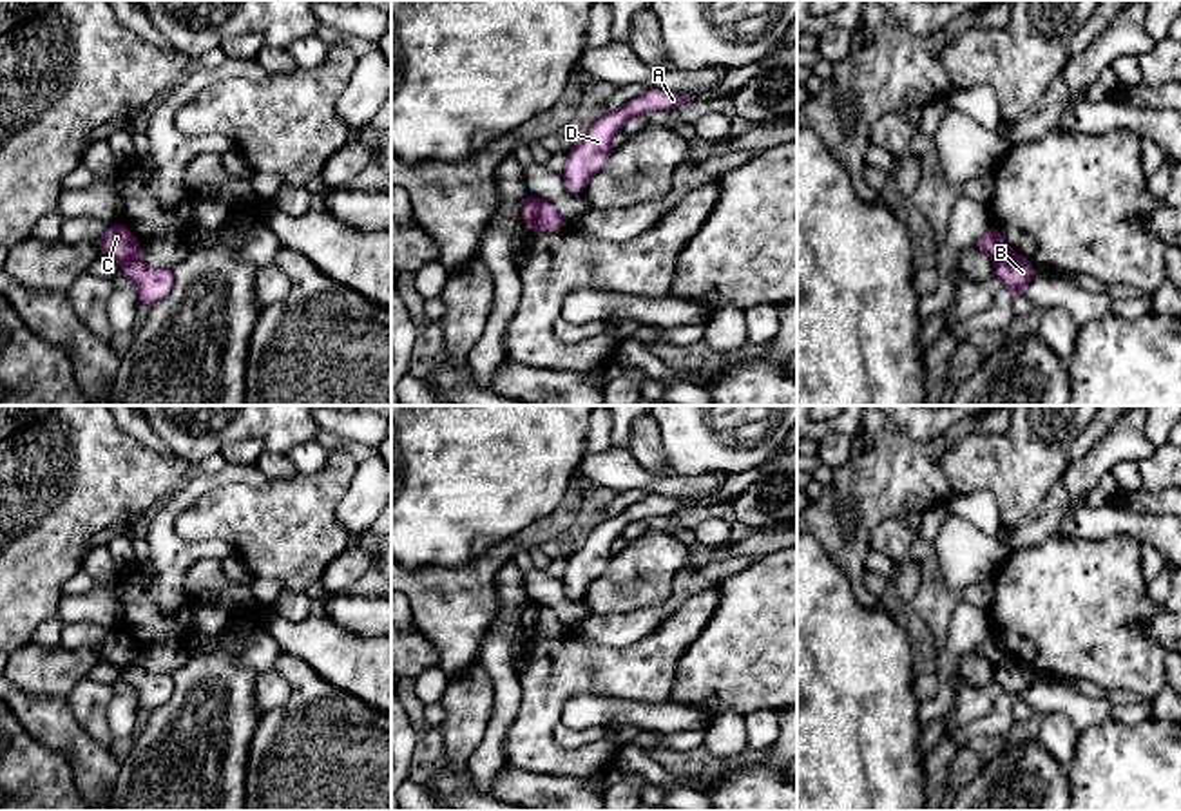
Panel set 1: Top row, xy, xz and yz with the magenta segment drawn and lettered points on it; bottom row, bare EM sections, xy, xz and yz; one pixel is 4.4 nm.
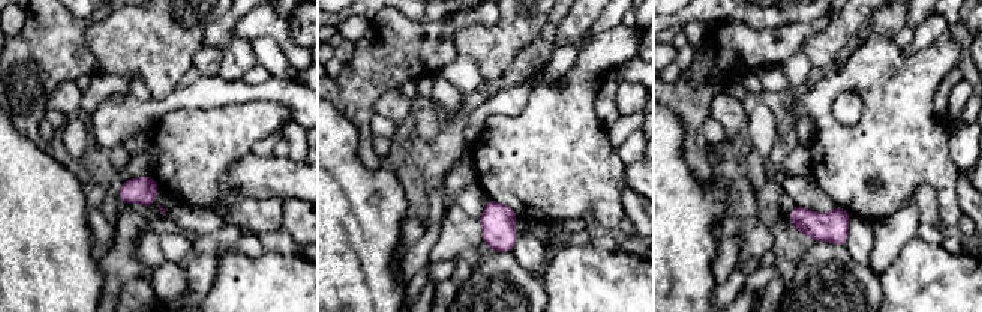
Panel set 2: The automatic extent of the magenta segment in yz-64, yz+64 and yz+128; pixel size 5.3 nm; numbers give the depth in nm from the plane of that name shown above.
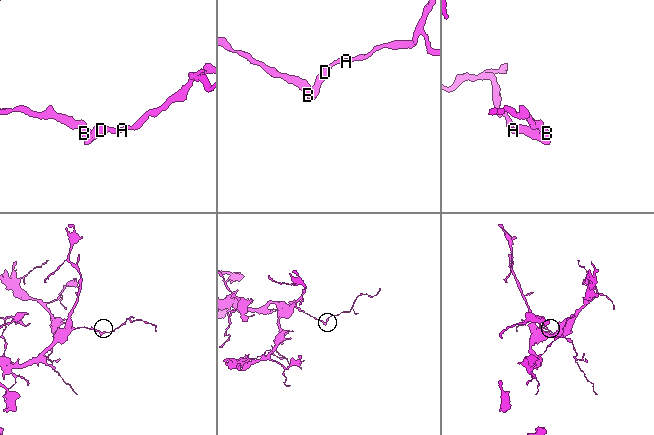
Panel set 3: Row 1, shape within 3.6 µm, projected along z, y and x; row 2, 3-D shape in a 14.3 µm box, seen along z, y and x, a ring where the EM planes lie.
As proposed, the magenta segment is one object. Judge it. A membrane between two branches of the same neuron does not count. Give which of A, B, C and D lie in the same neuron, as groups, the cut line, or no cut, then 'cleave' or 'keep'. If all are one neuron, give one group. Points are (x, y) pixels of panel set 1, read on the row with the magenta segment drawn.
A B D / C; cut in xy along (136, 256), (122, 263); cleave

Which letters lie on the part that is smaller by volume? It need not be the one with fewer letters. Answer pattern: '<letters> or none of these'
A, B, D

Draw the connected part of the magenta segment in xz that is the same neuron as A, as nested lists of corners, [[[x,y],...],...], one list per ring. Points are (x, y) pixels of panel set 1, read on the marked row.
[[[650,89],[627,101],[621,109],[598,118],[585,138],[567,154],[567,165],[562,172],[567,192],[583,192],[589,179],[605,167],[610,152],[614,150],[612,138],[618,130],[621,130],[629,118],[652,110],[677,109],[687,101],[692,100],[677,96],[674,91]]]

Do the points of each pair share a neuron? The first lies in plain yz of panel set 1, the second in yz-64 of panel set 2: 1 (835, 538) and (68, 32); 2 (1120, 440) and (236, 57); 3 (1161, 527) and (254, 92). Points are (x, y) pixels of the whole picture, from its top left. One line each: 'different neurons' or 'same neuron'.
1: same neuron
2: different neurons
3: same neuron

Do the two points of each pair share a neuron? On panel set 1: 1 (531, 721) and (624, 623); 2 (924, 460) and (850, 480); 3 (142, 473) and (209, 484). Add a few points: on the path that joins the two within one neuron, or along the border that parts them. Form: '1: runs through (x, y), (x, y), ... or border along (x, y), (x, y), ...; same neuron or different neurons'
1: border along (571, 629), (585, 643), (609, 647), (645, 636); different neurons
2: runs through (906, 475), (886, 475), (881, 480), (868, 480); same neuron
3: border along (194, 471), (185, 486), (165, 498); different neurons

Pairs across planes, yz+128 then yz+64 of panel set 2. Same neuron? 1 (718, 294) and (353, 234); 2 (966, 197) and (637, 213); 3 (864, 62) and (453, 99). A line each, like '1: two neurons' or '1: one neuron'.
1: two neurons
2: one neuron
3: two neurons

